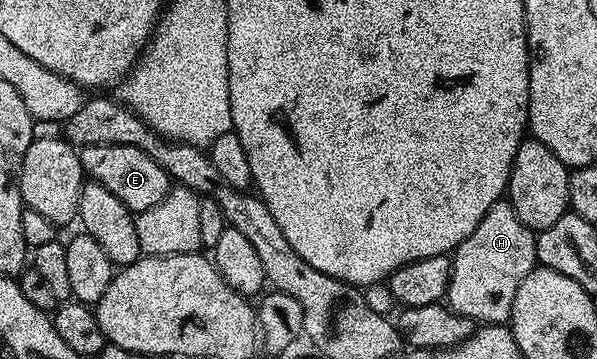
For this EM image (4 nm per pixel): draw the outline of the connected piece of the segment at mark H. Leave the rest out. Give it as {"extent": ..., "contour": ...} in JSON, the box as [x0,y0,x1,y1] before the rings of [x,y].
{"extent":[446,201,538,325],"contour":[[[507,201],[496,203],[482,217],[478,229],[458,245],[451,256],[452,272],[446,296],[447,306],[478,325],[504,325],[511,320],[518,285],[538,266],[536,262],[537,232],[520,220]]]}

